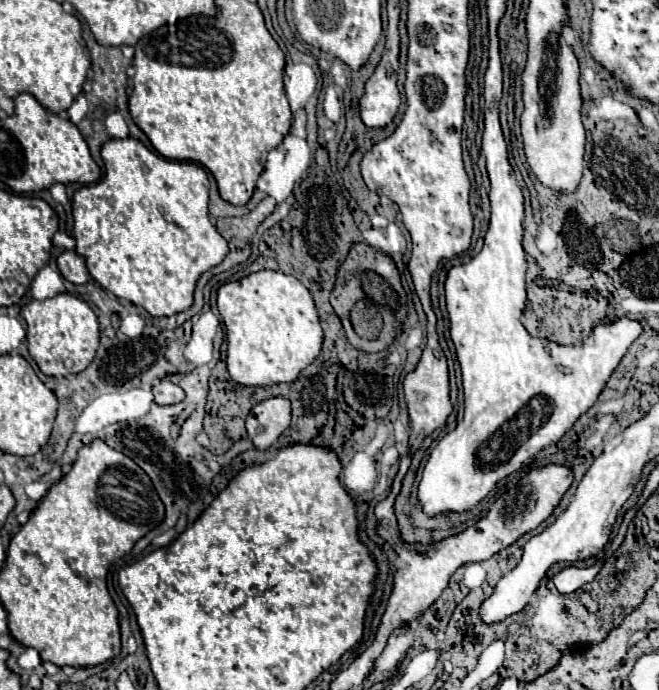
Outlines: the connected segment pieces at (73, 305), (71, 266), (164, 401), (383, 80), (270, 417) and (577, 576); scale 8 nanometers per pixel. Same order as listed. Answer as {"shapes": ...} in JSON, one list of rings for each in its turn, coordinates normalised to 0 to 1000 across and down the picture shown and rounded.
{"shapes":[[[[96,423],[65,438],[47,435],[32,449],[32,458],[41,467],[44,513],[68,545],[99,545],[126,539],[144,519],[144,507],[150,501],[147,458],[141,455],[132,438],[114,432],[111,426]]],[[[102,362],[86,374],[86,388],[96,397],[96,403],[111,412],[129,412],[138,406],[138,400],[129,388],[129,377],[120,368],[114,368],[111,362],[108,365]]],[[[235,554],[232,574],[235,574],[238,586],[253,588],[253,586],[275,583],[281,577],[281,568],[269,557],[263,557],[263,554]]],[[[566,104],[554,122],[557,148],[545,151],[545,165],[554,183],[578,186],[587,183],[605,157],[602,104]]],[[[414,574],[384,588],[375,603],[375,629],[390,649],[408,649],[442,612],[442,586],[432,574]]],[[[906,814],[906,817],[894,820],[894,823],[860,820],[860,823],[854,823],[851,829],[845,829],[845,832],[839,835],[839,843],[842,843],[842,849],[845,849],[845,855],[848,855],[851,861],[873,858],[873,855],[879,855],[885,846],[897,843],[897,841],[906,835],[906,829],[912,826],[912,820],[915,820],[912,814]]]]}

